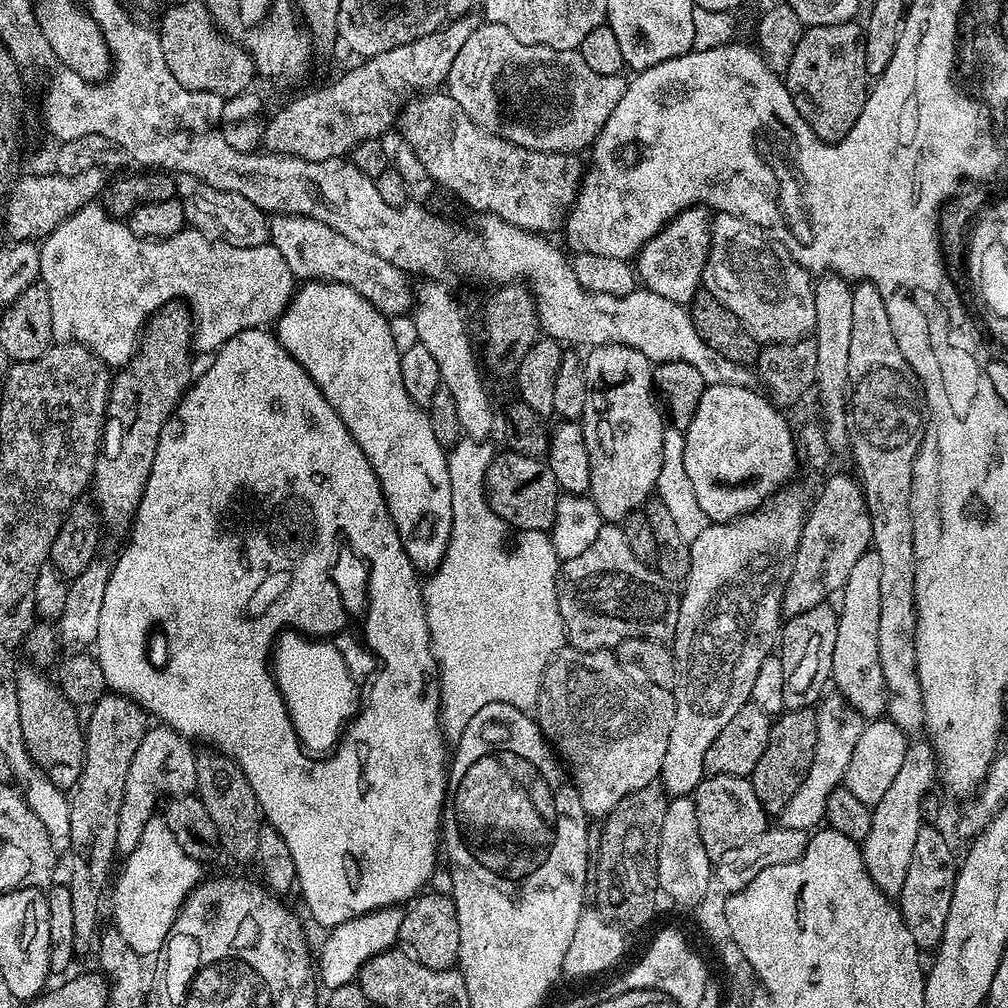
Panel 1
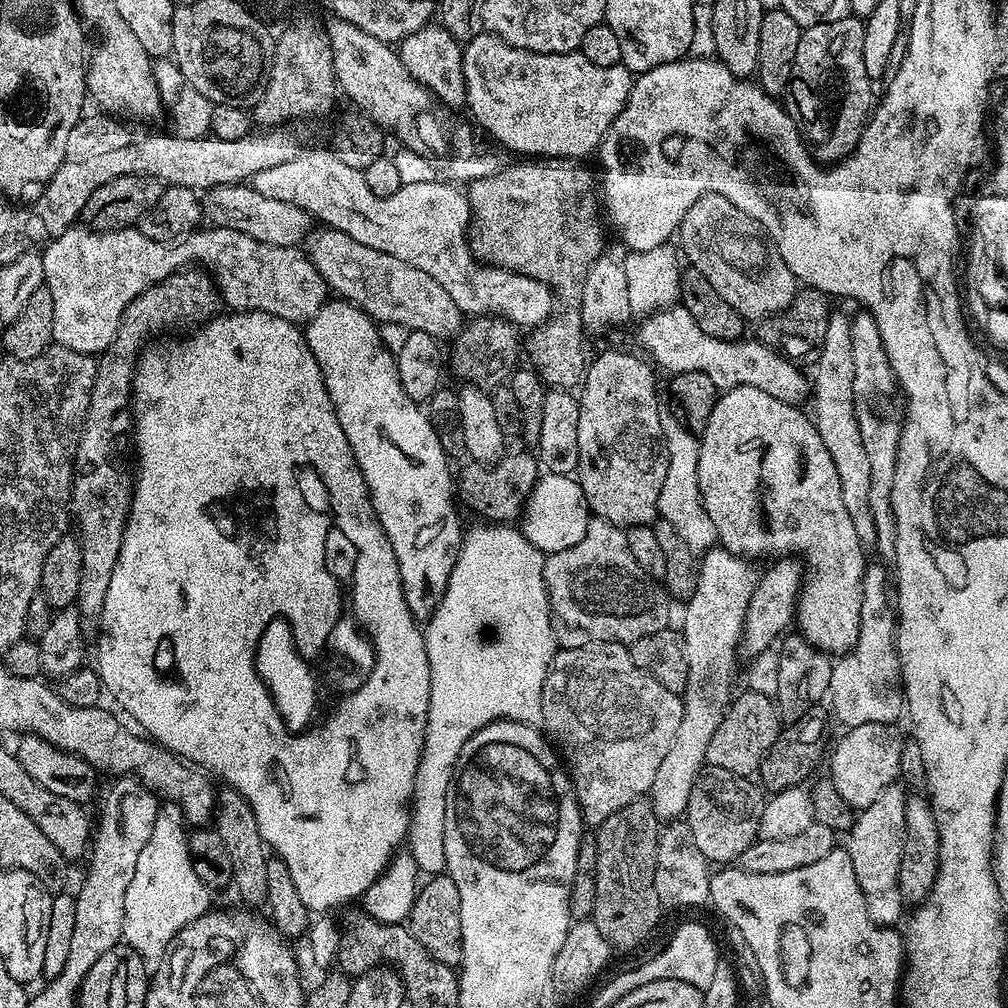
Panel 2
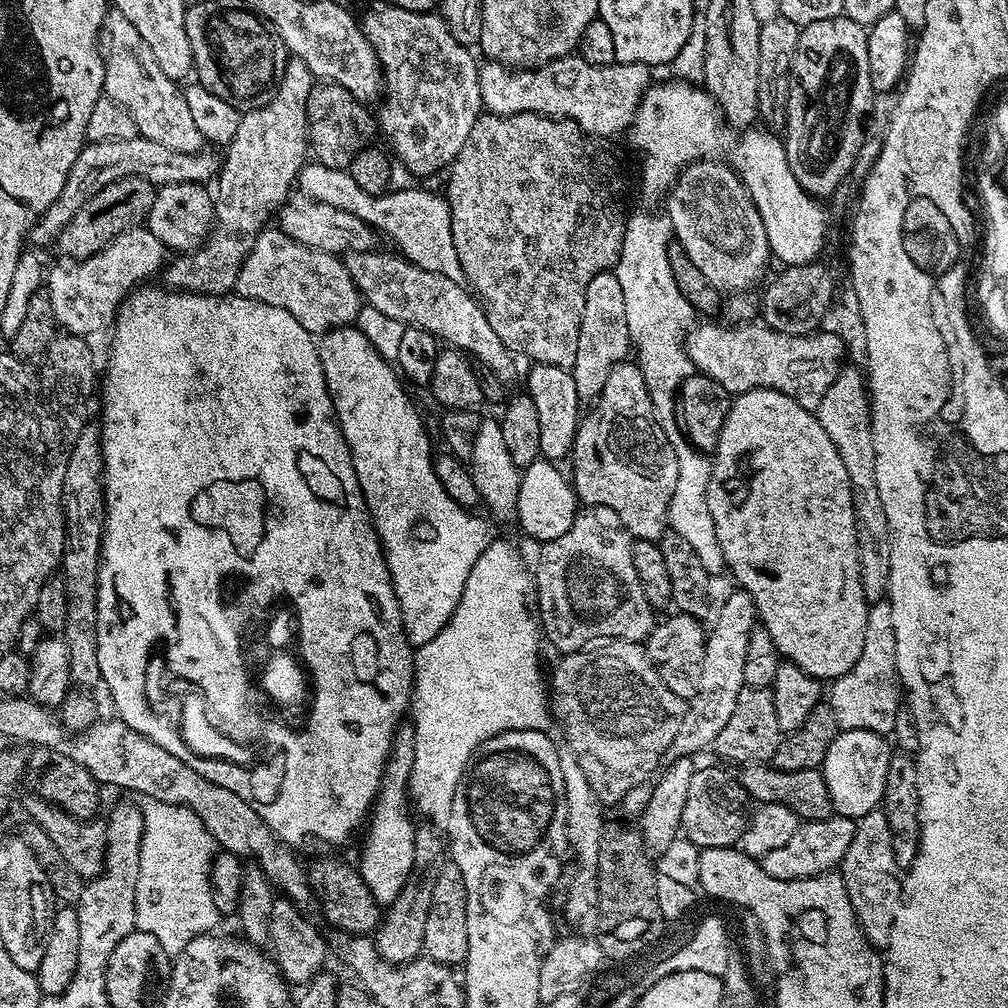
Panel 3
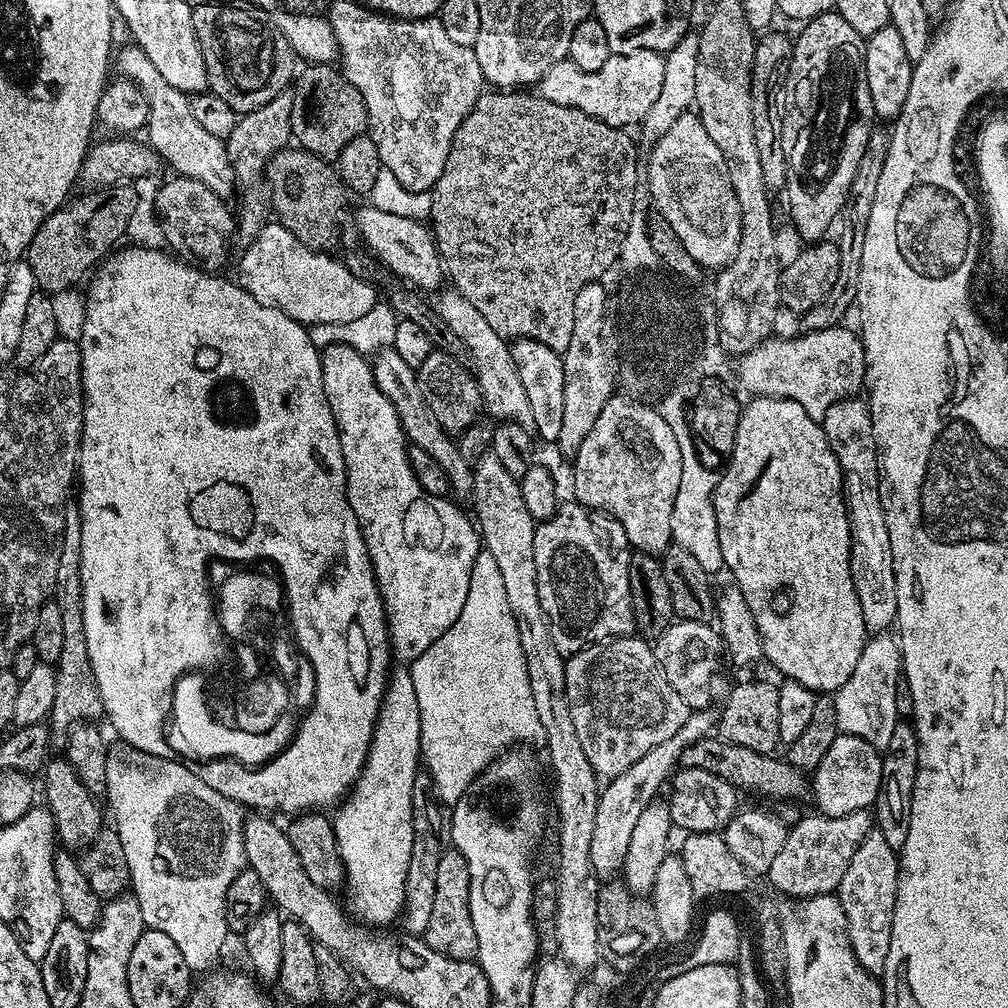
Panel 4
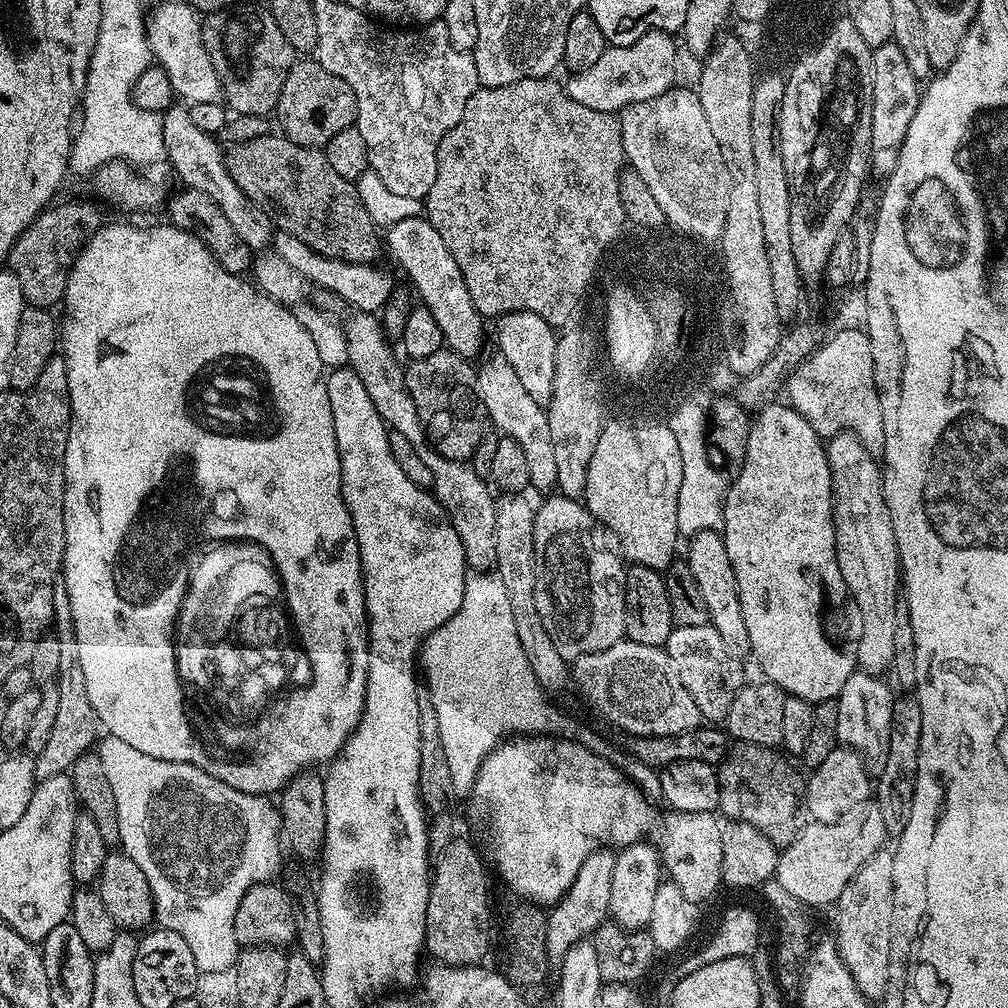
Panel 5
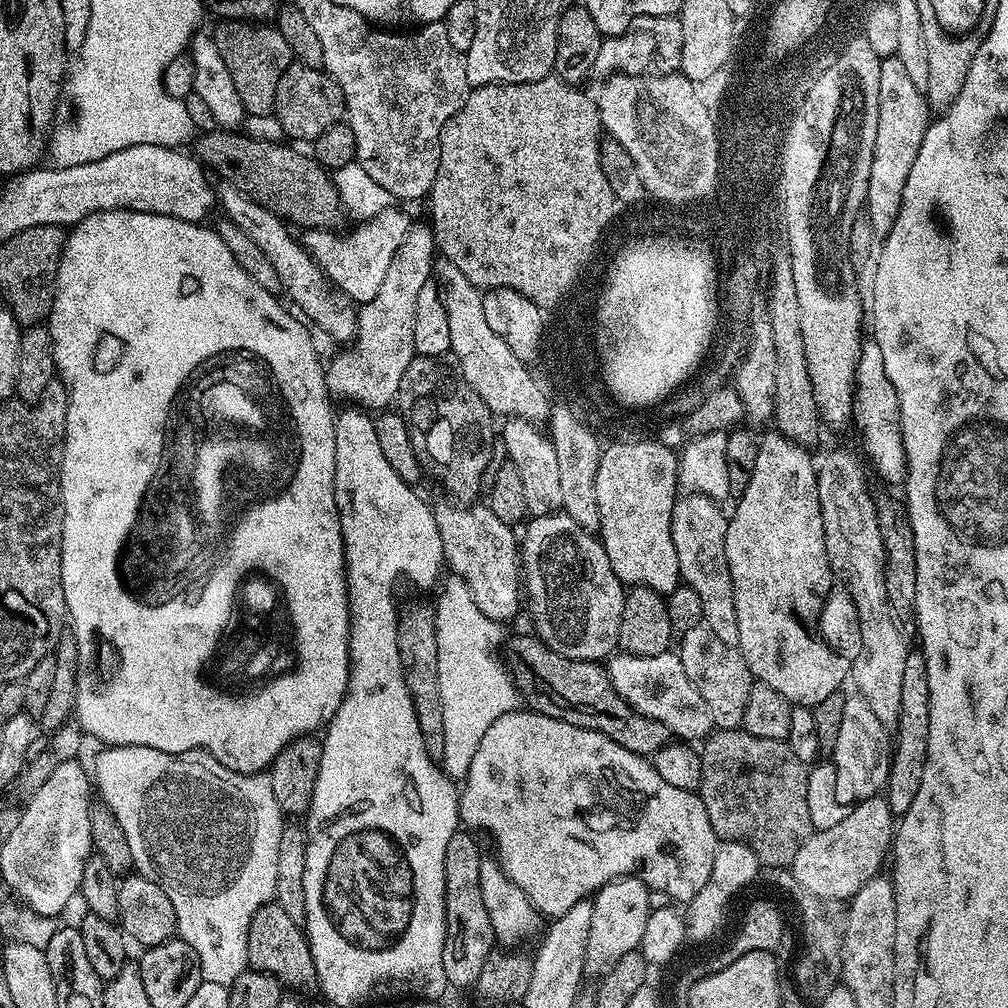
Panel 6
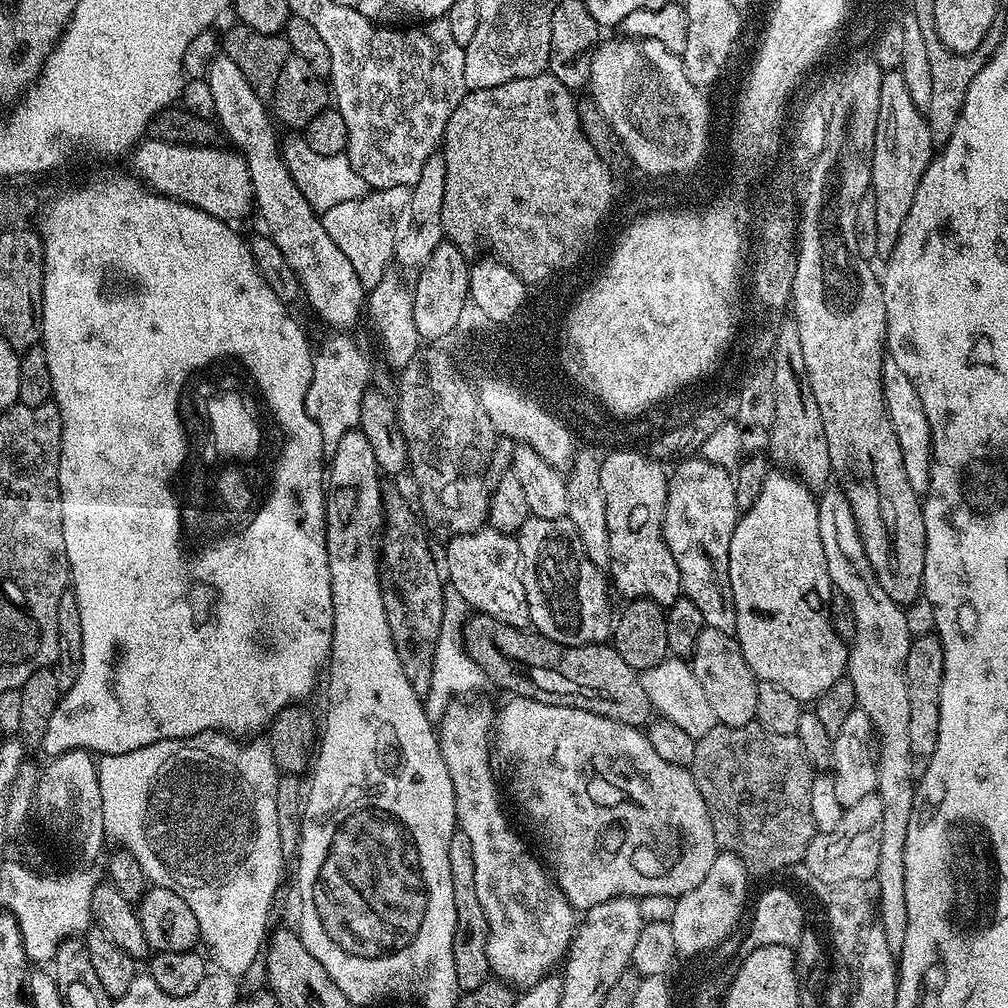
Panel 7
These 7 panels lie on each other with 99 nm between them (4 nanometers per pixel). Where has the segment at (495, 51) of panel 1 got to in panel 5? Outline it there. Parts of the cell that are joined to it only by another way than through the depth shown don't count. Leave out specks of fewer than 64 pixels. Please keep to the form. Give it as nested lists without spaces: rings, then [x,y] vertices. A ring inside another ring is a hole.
[[[647,32],[642,34],[642,38],[638,38],[638,42],[634,42],[630,46],[605,48],[602,58],[598,58],[598,62],[594,62],[594,66],[590,66],[590,70],[582,70],[567,77],[569,79],[566,80],[568,96],[574,98],[574,102],[582,102],[582,106],[590,106],[590,110],[602,110],[613,114],[623,112],[632,104],[646,102],[650,98],[658,98],[677,83],[676,44],[672,40],[675,39],[667,32]]]

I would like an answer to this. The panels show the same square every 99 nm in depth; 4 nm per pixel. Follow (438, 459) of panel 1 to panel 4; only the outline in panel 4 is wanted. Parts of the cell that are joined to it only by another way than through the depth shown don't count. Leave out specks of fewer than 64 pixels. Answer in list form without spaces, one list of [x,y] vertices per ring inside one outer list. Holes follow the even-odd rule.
[[[336,344],[323,349],[320,365],[322,366],[322,386],[326,390],[326,398],[330,402],[332,413],[336,419],[336,429],[340,435],[340,445],[342,446],[344,469],[348,471],[348,501],[360,523],[360,529],[366,542],[366,550],[372,560],[372,569],[378,582],[380,597],[384,603],[384,617],[388,620],[390,652],[391,655],[396,655],[404,663],[404,666],[408,666],[411,665],[412,661],[417,660],[439,636],[446,634],[446,630],[450,630],[450,626],[456,621],[458,614],[462,614],[462,606],[466,606],[466,594],[470,590],[472,567],[476,561],[476,555],[482,551],[480,533],[477,525],[470,519],[469,513],[467,516],[458,505],[451,504],[451,499],[435,496],[434,494],[426,494],[426,490],[422,490],[422,486],[418,482],[418,478],[408,461],[410,445],[400,425],[400,419],[394,410],[394,406],[390,406],[390,398],[386,398],[386,394],[382,394],[382,390],[378,390],[378,386],[374,382],[374,374],[372,373],[369,357],[364,352],[352,348],[350,345]]]

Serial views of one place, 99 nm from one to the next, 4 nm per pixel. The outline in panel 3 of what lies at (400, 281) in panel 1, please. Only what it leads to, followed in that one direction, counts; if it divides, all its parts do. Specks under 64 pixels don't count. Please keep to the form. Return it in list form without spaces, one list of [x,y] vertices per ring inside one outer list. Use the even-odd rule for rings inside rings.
[[[380,251],[349,252],[346,256],[348,273],[360,291],[363,303],[409,328],[426,330],[445,345],[467,350],[502,382],[508,382],[512,376],[513,353],[509,352],[502,338],[494,334],[494,326],[490,326],[483,307],[473,293],[461,281],[422,270],[416,264],[408,263],[399,254],[391,256],[388,252]]]

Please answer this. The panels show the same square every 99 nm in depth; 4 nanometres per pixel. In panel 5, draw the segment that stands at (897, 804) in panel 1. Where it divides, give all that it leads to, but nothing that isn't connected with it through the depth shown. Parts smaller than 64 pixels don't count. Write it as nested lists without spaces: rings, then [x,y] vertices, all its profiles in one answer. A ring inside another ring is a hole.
[[[888,850],[875,852],[866,862],[866,866],[862,866],[862,870],[858,870],[858,874],[854,874],[854,878],[850,878],[850,882],[846,882],[846,890],[842,890],[842,894],[834,905],[835,911],[840,911],[836,916],[836,936],[834,935],[836,949],[840,951],[842,962],[846,962],[846,970],[850,970],[858,990],[862,990],[865,998],[873,1002],[883,1001],[886,986],[890,982],[890,942],[894,926],[893,874],[892,852]]]

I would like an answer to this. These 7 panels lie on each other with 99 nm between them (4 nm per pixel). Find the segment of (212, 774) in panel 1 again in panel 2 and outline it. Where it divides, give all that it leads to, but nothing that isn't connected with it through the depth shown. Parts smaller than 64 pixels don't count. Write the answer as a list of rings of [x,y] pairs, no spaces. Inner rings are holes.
[[[227,786],[219,789],[218,803],[214,809],[214,828],[226,846],[226,854],[230,854],[231,887],[236,888],[237,894],[248,903],[245,905],[263,905],[266,898],[266,866],[270,852],[258,830],[258,818],[254,818],[254,810],[242,793]]]

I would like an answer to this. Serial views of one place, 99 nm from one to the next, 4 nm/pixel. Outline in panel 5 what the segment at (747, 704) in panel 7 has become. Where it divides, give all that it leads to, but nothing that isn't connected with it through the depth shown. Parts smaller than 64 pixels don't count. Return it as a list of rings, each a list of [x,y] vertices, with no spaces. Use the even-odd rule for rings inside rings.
[[[711,624],[702,626],[675,625],[666,645],[668,657],[676,668],[678,678],[682,678],[682,686],[690,690],[690,698],[694,698],[694,706],[698,706],[701,717],[708,722],[724,722],[728,719],[730,702],[738,694],[738,690],[746,683],[741,657],[730,654],[726,650],[726,642],[718,635]]]

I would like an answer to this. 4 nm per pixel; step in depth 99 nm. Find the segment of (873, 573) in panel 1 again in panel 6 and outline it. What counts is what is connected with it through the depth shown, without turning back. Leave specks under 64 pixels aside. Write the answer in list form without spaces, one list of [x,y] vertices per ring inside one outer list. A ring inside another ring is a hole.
[[[859,694],[849,695],[842,706],[838,746],[834,746],[830,754],[830,762],[836,768],[838,802],[848,808],[871,796],[879,796],[887,789],[893,743],[889,729],[878,720],[874,710],[870,710],[870,702],[866,702]]]

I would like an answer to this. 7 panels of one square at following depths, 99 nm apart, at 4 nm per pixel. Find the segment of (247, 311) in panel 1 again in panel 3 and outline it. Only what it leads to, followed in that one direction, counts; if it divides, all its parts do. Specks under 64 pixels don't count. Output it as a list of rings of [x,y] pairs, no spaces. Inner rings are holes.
[[[141,226],[111,240],[102,251],[85,260],[60,258],[46,272],[46,291],[50,294],[50,306],[54,306],[57,325],[65,333],[85,338],[92,338],[104,327],[107,329],[115,321],[124,297],[141,282],[147,281],[144,280],[147,276],[161,271],[160,252],[160,240],[154,238],[147,227]],[[274,226],[261,232],[260,237],[254,242],[254,250],[250,250],[250,254],[242,262],[235,291],[251,300],[278,306],[278,310],[284,310],[286,314],[294,314],[294,318],[302,322],[305,330],[313,334],[323,334],[334,328],[351,325],[362,307],[360,291],[350,278],[347,263],[339,255],[302,246]]]

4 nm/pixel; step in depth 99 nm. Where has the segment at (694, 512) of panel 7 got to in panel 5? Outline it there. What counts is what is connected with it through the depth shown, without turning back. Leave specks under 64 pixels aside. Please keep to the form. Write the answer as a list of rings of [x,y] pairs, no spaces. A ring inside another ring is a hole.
[[[716,530],[699,532],[697,536],[691,537],[687,544],[686,559],[691,572],[694,573],[694,579],[698,581],[702,598],[706,601],[708,623],[714,630],[718,630],[718,635],[722,637],[722,642],[726,642],[726,650],[730,650],[730,654],[741,658],[747,657],[752,650],[750,634],[746,630],[746,622],[742,622],[742,602],[738,602],[738,582],[734,578],[734,566],[730,566],[730,554],[726,554],[723,535]]]

